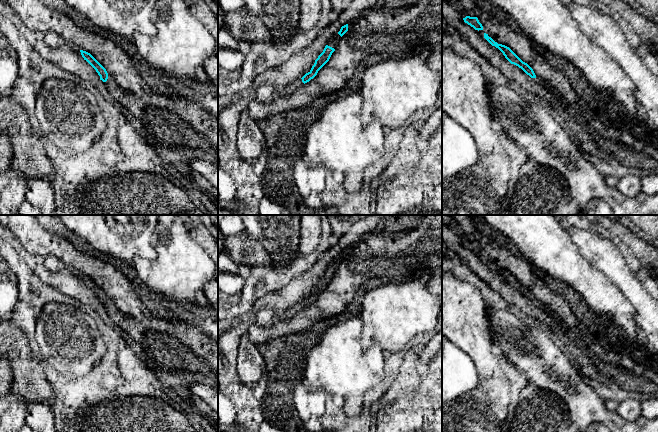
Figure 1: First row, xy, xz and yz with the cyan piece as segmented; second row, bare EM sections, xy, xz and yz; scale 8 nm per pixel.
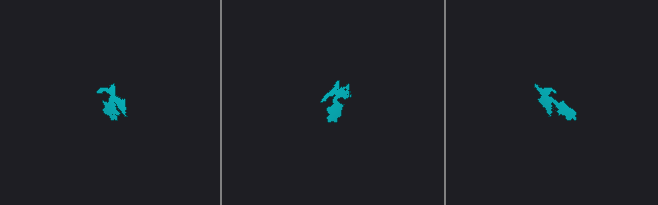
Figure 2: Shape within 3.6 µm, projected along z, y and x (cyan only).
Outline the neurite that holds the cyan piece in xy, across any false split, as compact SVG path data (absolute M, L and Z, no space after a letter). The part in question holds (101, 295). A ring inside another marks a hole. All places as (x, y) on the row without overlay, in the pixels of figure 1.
M80 274L82 281L86 284L98 297L100 304L106 306L108 303L108 297L106 293L88 276Z

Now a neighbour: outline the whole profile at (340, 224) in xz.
M326 215L333 234L336 237L341 237L343 234L345 234L351 226L361 219L365 219L367 217L370 217L372 215Z

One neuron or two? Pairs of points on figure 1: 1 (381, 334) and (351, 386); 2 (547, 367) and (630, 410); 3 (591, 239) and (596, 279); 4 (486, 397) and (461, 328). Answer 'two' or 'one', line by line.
1: two
2: two
3: two
4: one

